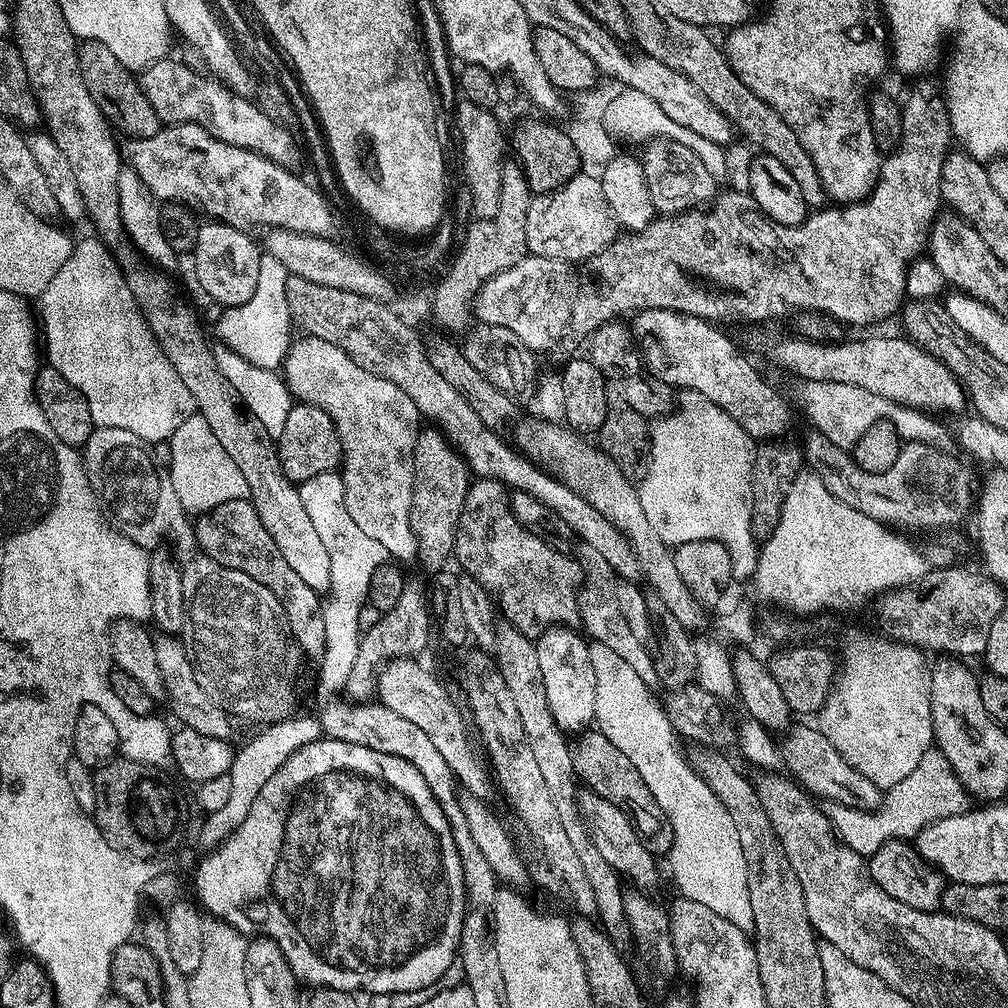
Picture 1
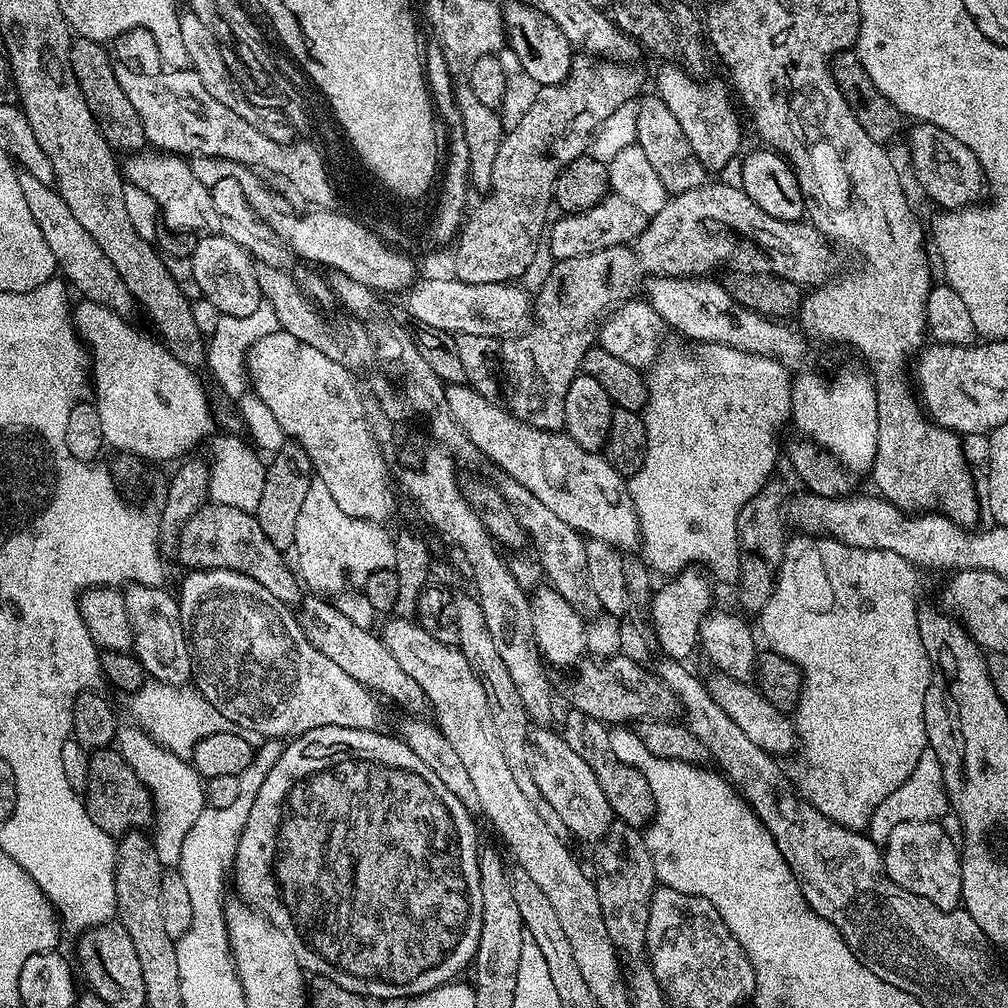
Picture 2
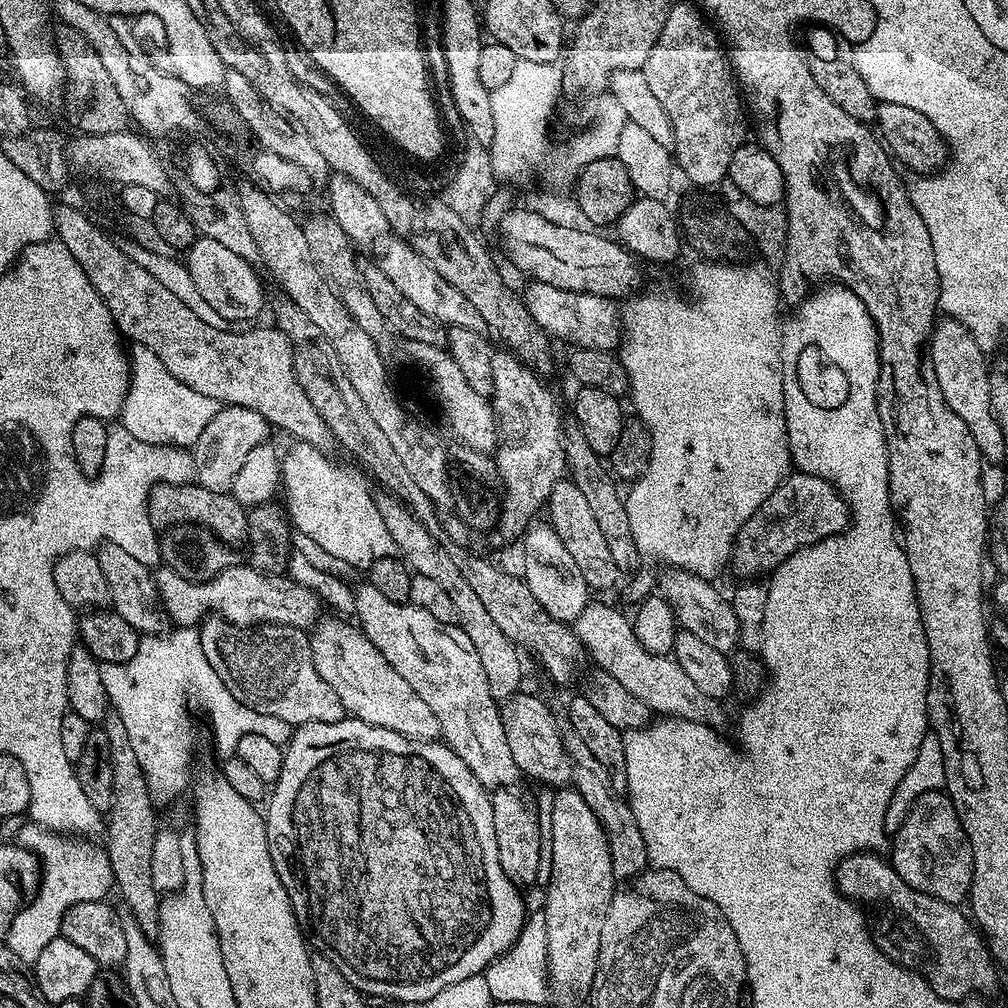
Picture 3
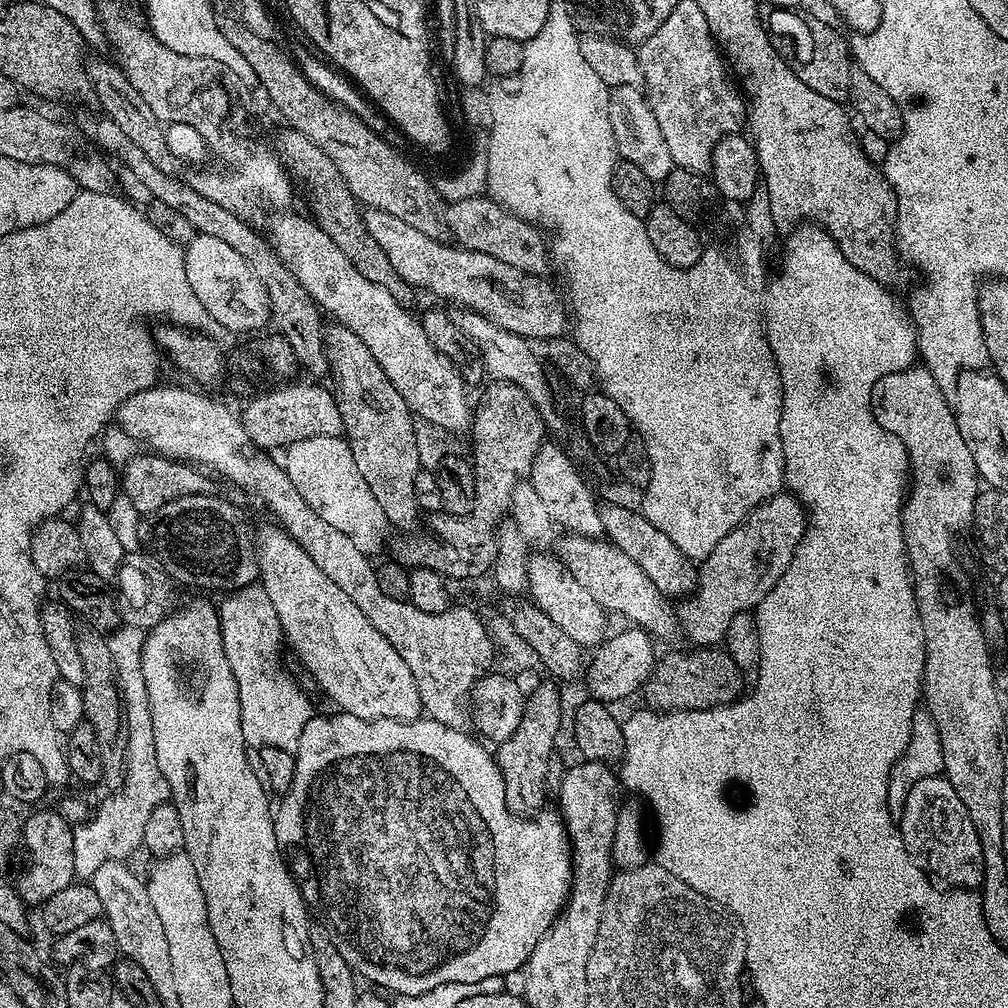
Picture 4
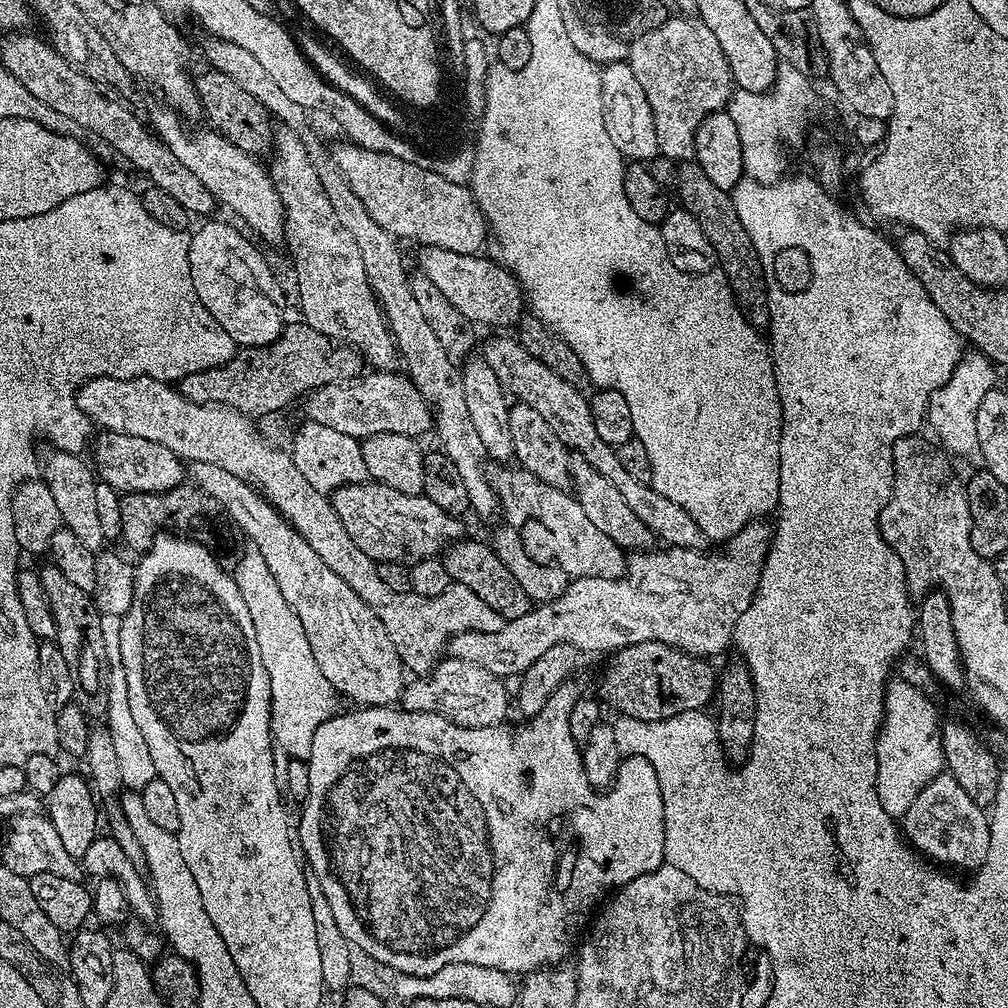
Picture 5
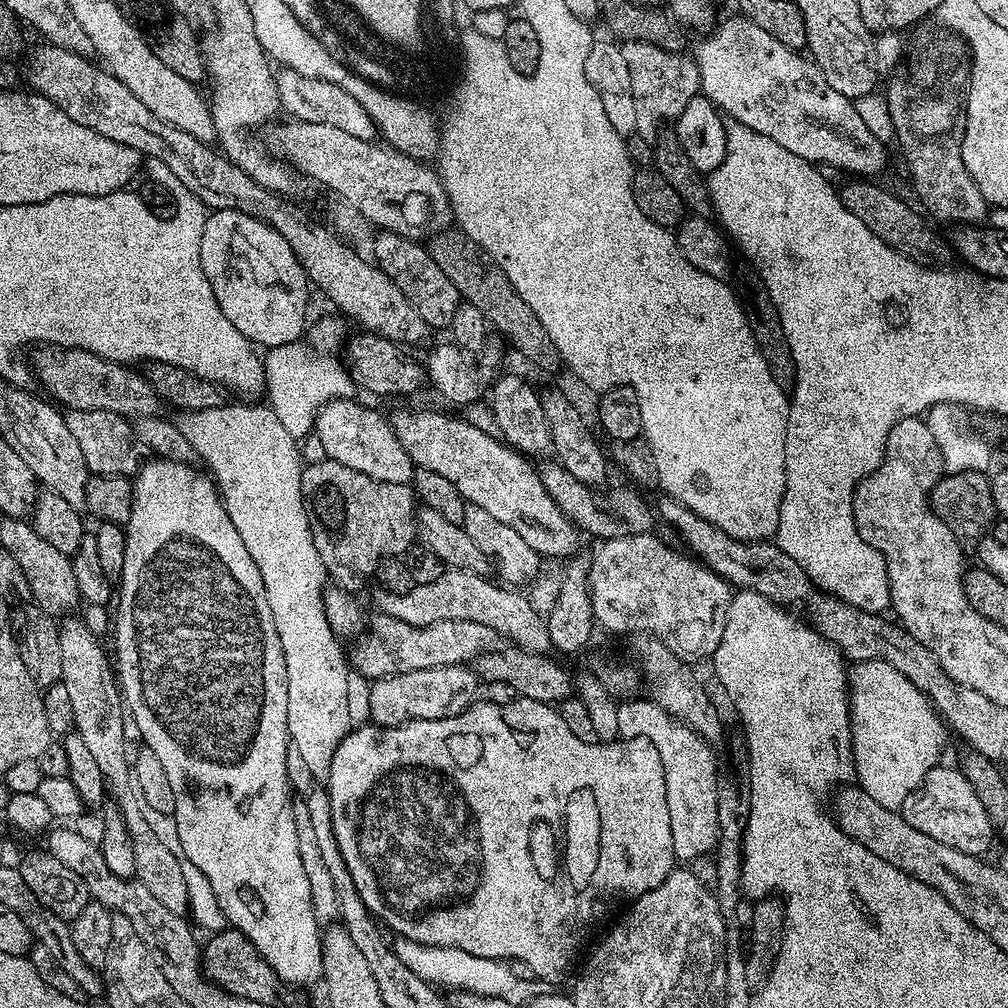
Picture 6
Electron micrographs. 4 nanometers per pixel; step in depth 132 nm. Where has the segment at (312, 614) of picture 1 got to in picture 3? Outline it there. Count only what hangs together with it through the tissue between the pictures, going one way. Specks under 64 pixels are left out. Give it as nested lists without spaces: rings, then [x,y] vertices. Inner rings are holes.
[[[195,482],[183,484],[156,484],[148,493],[150,522],[158,530],[173,528],[176,524],[195,524],[224,541],[229,546],[243,541],[248,535],[248,512],[228,492],[206,490]]]

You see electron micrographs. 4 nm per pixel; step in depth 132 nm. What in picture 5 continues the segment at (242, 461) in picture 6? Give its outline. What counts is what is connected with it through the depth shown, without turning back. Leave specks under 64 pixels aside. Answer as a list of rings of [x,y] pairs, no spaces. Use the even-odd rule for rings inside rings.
[[[255,546],[243,549],[234,565],[238,590],[244,592],[246,606],[252,611],[254,634],[258,638],[258,650],[262,650],[262,662],[270,678],[272,691],[272,738],[274,744],[282,746],[293,760],[307,760],[310,746],[314,746],[314,733],[322,722],[326,722],[337,711],[338,693],[326,682],[326,674],[318,670],[314,662],[314,650],[302,630],[302,622],[278,590],[278,582],[266,566]]]

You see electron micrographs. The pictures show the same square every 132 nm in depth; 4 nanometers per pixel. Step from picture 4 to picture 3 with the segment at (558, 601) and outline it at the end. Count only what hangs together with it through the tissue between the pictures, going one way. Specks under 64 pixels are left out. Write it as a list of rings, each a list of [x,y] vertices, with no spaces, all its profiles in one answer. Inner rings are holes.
[[[589,602],[586,610],[574,622],[574,631],[581,644],[584,645],[585,653],[596,659],[596,666],[603,672],[608,672],[630,694],[635,694],[646,702],[646,706],[654,714],[664,718],[675,718],[677,720],[689,720],[699,724],[708,724],[717,730],[723,729],[724,712],[717,701],[712,700],[698,685],[686,675],[686,670],[678,666],[678,662],[671,655],[659,656],[650,654],[632,629],[632,621],[626,615],[623,616],[616,608],[608,604],[596,604]]]

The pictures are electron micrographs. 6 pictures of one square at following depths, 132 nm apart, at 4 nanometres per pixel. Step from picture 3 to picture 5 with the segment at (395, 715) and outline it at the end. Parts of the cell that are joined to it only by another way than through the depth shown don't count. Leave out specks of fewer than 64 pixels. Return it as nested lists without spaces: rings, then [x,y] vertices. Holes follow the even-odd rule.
[[[191,461],[186,476],[196,487],[210,494],[210,498],[222,502],[237,529],[243,535],[245,532],[262,558],[266,558],[266,566],[270,566],[278,590],[282,590],[292,613],[302,622],[302,630],[306,630],[310,650],[314,650],[314,662],[318,662],[318,670],[326,674],[326,682],[330,682],[341,697],[349,696],[353,705],[395,705],[404,695],[406,669],[378,614],[374,614],[374,610],[370,610],[370,606],[366,606],[366,602],[362,602],[362,598],[358,598],[358,594],[354,594],[354,590],[350,590],[350,586],[346,586],[346,582],[314,554],[314,550],[310,550],[310,542],[306,542],[268,497],[248,481],[238,478],[238,474],[230,474],[230,470],[214,462]]]

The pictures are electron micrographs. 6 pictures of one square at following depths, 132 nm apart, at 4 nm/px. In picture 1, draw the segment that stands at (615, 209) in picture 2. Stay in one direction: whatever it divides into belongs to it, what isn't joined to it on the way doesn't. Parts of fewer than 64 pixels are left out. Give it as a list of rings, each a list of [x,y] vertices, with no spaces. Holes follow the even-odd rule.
[[[577,174],[557,192],[531,197],[526,214],[526,246],[531,255],[567,262],[588,262],[617,236],[618,225],[608,208],[599,180]]]

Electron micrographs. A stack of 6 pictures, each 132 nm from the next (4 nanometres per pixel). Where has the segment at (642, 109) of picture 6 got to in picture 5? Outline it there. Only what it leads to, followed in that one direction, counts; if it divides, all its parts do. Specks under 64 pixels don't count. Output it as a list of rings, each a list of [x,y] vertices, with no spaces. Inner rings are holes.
[[[692,14],[669,15],[664,25],[642,34],[629,43],[627,63],[633,68],[634,76],[638,78],[639,85],[642,86],[642,91],[650,104],[650,110],[653,112],[659,153],[678,162],[693,159],[695,157],[694,134],[697,133],[702,118],[712,112],[721,111],[734,91],[726,54],[722,54],[722,46],[718,46],[718,38],[714,38],[710,26],[706,26],[706,22],[702,22]]]

